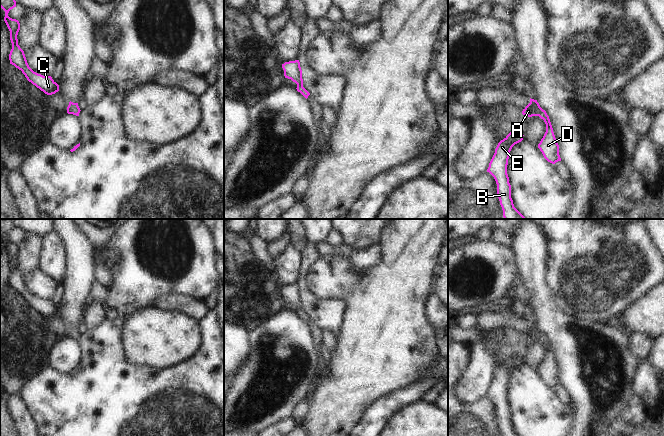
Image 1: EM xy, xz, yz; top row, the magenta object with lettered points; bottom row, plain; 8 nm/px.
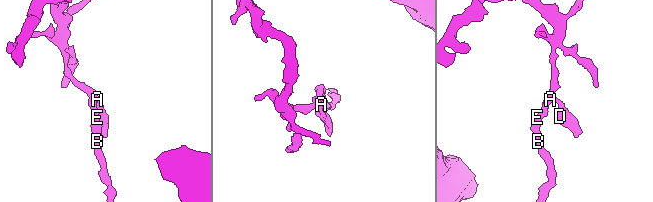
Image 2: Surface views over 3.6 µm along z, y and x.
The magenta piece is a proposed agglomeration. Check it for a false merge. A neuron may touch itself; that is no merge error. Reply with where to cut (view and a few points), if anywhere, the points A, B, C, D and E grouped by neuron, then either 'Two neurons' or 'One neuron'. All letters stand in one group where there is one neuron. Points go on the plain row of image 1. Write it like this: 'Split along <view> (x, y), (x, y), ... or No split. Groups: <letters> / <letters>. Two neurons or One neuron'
No split. Groups: A B C D E. One neuron.

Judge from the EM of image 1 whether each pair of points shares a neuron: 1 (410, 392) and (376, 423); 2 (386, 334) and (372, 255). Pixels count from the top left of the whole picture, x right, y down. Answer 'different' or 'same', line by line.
1: same
2: different

